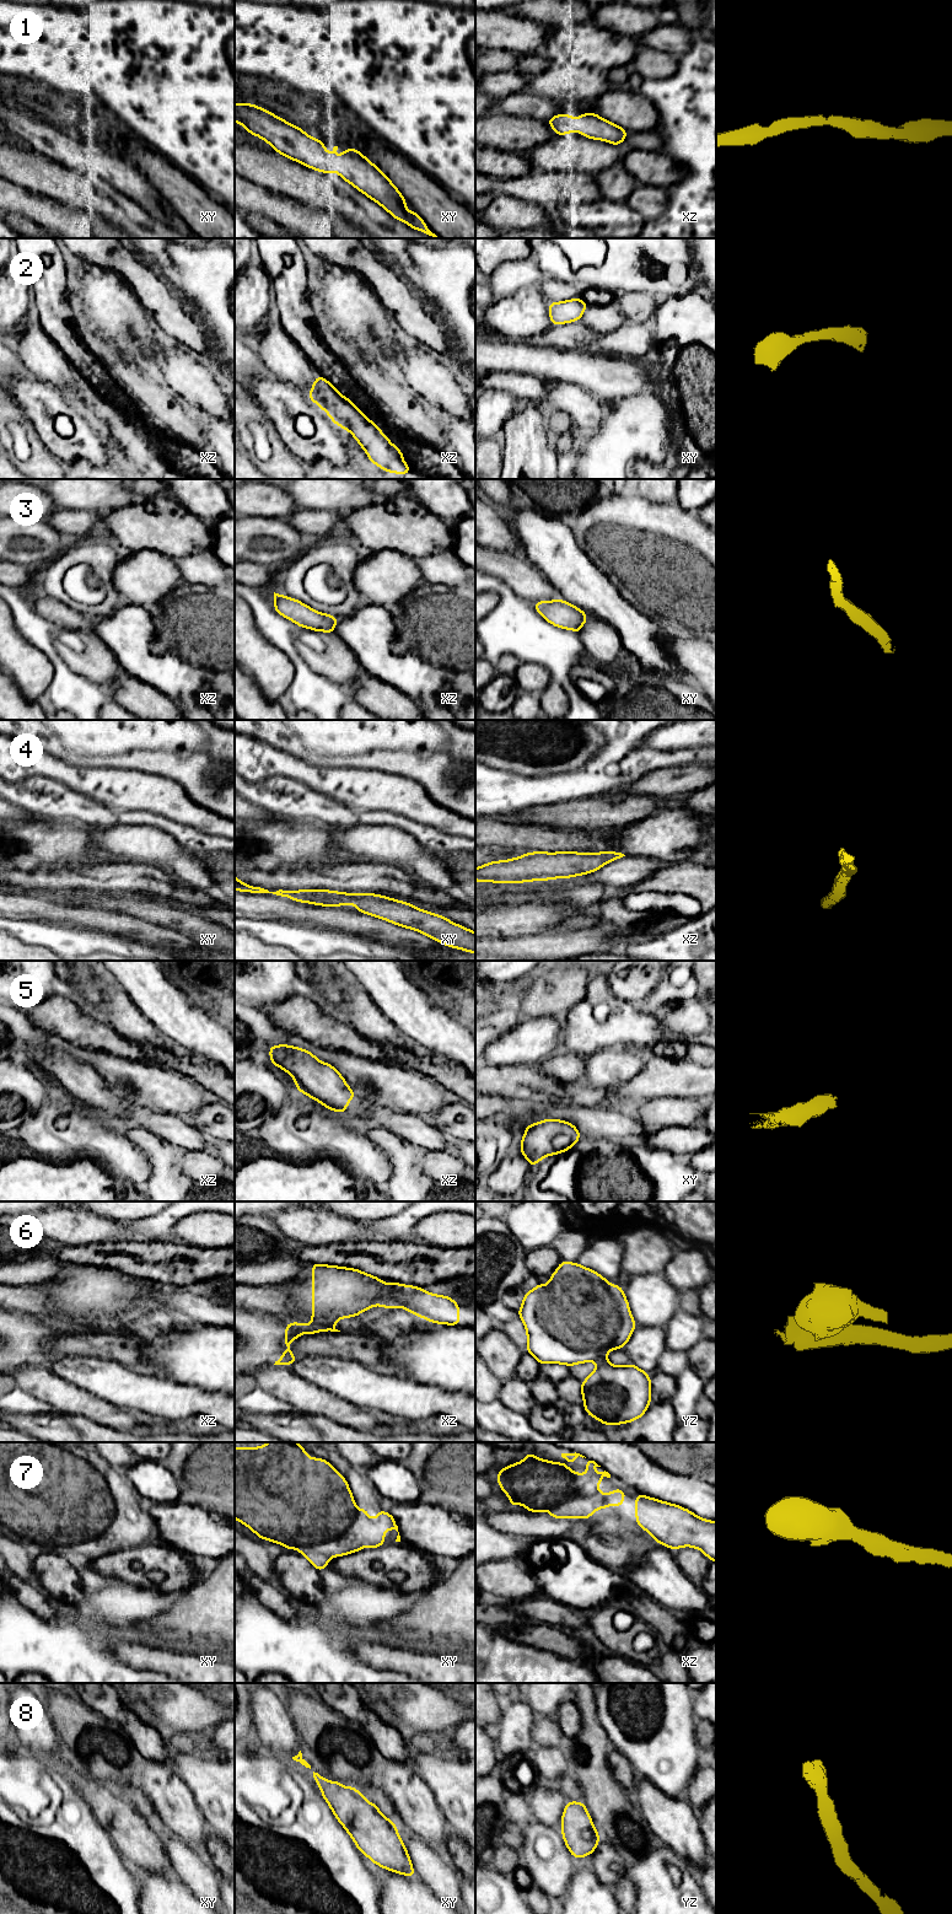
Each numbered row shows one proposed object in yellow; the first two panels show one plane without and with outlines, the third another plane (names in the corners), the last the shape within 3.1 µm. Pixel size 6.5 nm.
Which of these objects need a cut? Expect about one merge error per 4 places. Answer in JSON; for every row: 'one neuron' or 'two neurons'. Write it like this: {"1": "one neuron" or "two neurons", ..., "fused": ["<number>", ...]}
{"1": "one neuron", "2": "one neuron", "3": "one neuron", "4": "one neuron", "5": "one neuron", "6": "two neurons", "7": "one neuron", "8": "one neuron", "fused": ["6"]}

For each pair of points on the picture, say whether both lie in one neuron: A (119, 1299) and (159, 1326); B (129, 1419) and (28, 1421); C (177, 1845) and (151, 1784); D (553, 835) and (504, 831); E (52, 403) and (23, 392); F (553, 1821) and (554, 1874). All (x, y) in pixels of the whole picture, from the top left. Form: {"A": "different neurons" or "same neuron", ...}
{"A": "different neurons", "B": "different neurons", "C": "different neurons", "D": "same neuron", "E": "same neuron", "F": "different neurons"}

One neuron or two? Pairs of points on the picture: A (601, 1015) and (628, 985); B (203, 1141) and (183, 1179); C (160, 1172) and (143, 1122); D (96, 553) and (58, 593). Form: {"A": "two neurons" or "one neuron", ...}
{"A": "two neurons", "B": "two neurons", "C": "two neurons", "D": "one neuron"}

